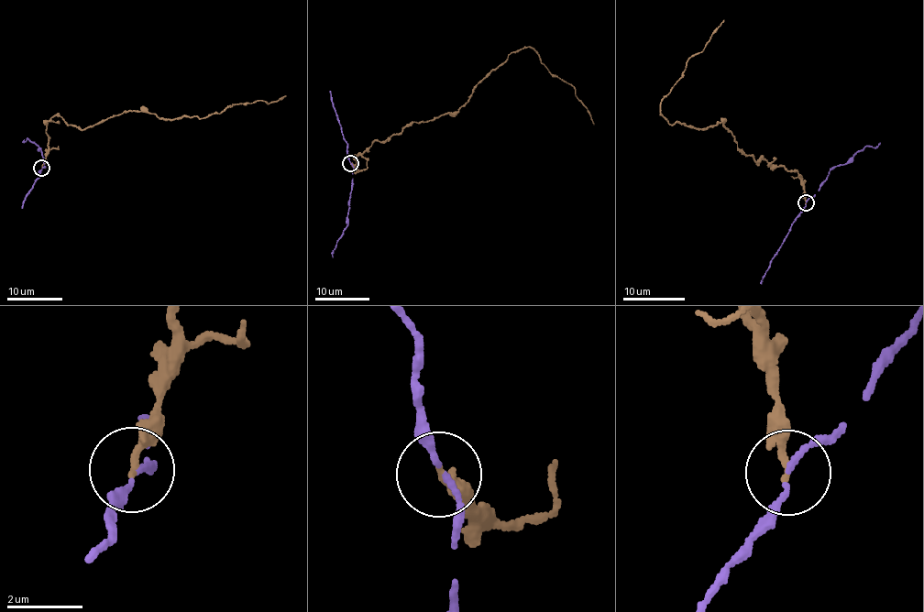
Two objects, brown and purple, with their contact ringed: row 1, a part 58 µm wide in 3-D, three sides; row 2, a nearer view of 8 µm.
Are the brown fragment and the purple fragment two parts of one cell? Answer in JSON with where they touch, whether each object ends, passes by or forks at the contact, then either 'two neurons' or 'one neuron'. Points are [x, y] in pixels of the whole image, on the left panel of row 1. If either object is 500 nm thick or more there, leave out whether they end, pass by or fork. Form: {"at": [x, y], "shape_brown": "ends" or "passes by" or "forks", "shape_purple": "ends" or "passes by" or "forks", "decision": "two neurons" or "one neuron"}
{"at": [41, 168], "shape_brown": "ends", "shape_purple": "passes by", "decision": "two neurons"}

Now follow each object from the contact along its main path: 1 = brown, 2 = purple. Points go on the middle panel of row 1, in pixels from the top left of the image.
1: (350, 164), (357, 171), (356, 158), (372, 142), (456, 113), (478, 82), (528, 46), (574, 88), (593, 124)
2: (351, 164), (353, 179), (348, 223), (332, 257)

